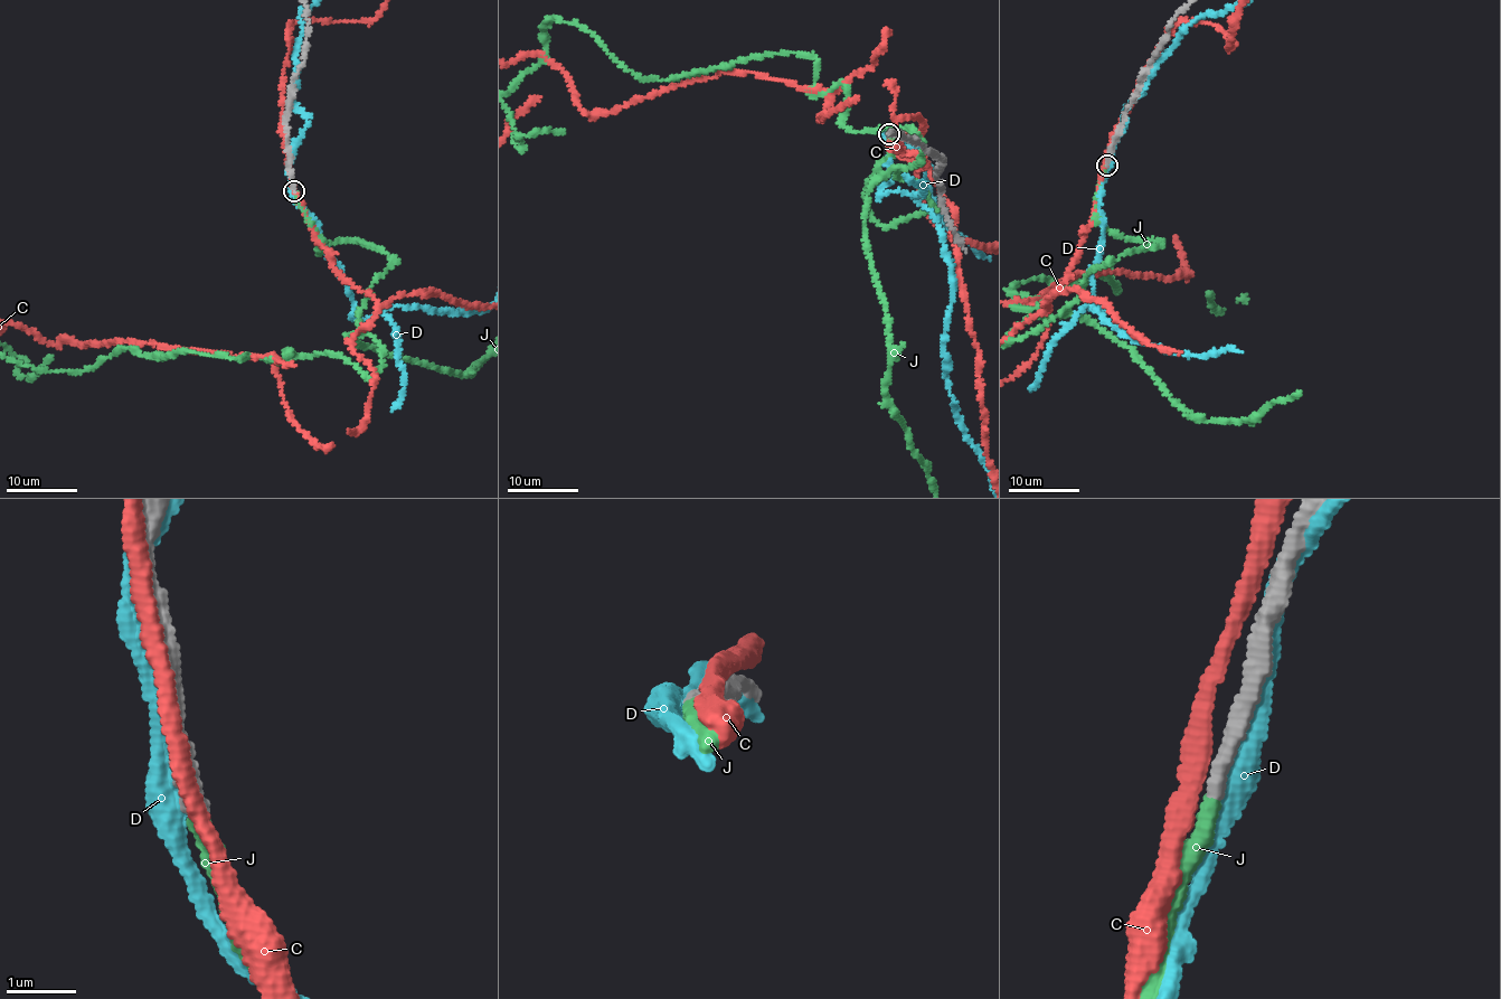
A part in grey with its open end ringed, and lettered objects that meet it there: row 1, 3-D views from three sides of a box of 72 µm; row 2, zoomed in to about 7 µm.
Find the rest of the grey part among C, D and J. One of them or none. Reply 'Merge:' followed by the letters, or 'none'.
Merge: J

